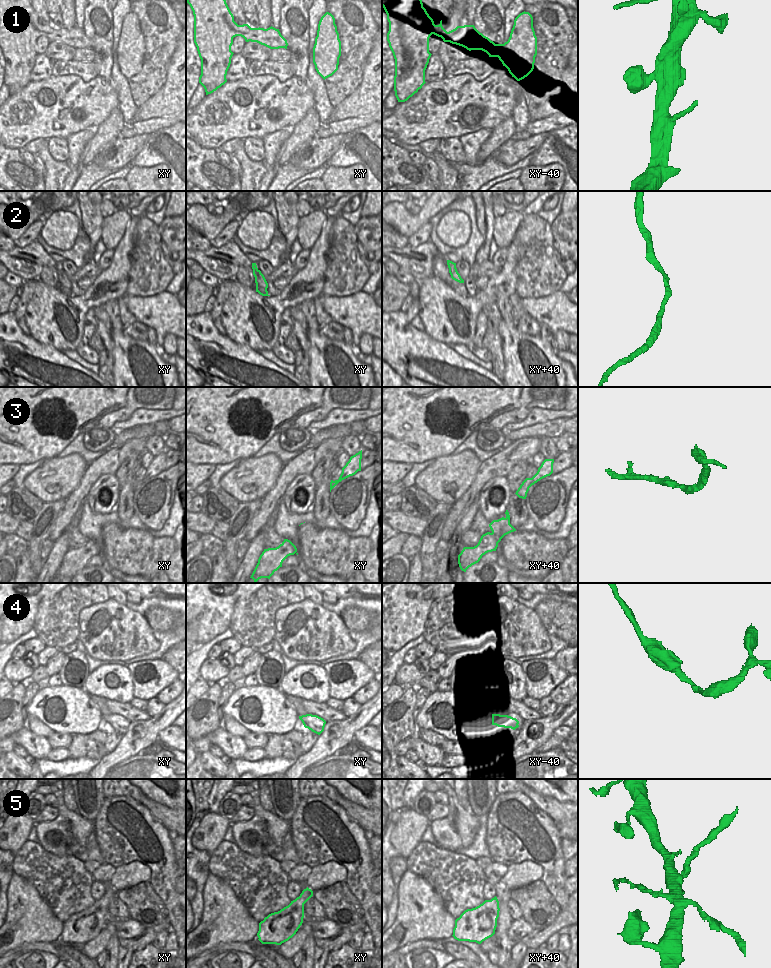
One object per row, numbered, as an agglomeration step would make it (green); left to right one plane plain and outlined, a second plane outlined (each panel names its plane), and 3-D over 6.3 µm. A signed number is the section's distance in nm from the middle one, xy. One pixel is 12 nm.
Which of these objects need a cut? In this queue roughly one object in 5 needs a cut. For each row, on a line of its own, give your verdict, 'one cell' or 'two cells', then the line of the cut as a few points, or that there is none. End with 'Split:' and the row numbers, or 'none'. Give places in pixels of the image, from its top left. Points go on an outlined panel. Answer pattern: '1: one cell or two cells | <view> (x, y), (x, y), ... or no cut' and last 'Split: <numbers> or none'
1: one cell | no cut
2: one cell | no cut
3: one cell | no cut
4: two cells | xy (323, 719), (319, 733)
5: one cell | no cut
Split: 4

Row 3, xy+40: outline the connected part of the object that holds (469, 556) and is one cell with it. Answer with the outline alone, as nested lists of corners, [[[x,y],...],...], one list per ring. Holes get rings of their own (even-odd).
[[[506,510],[505,514],[505,518],[502,517],[498,520],[493,520],[489,524],[492,532],[483,534],[476,546],[463,548],[458,555],[458,564],[462,571],[466,572],[469,567],[478,563],[486,553],[496,551],[501,539],[505,535],[516,531],[516,529],[510,524],[508,510]]]

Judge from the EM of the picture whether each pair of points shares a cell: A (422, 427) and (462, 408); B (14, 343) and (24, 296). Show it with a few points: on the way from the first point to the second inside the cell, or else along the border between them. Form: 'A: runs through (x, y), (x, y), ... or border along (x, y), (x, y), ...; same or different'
A: runs through (423, 412), (425, 406), (435, 397), (449, 397); same
B: border along (13, 312), (16, 320); different

